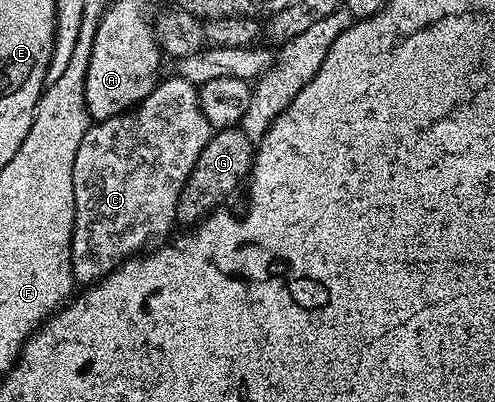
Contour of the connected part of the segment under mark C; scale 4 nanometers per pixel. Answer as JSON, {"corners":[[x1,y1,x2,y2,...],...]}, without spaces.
{"corners":[[165,79,155,85,137,107,91,125,84,133,84,141,80,141,80,149,76,149,76,161,72,165,74,228,70,242,75,284,97,283,124,260,133,259,151,245,165,240,162,238,171,234,170,226,175,226,176,205,184,181,188,181,188,173,192,173,192,165,196,165,196,157,200,157,200,149,208,145,212,128,200,109,198,87,186,79]]}

